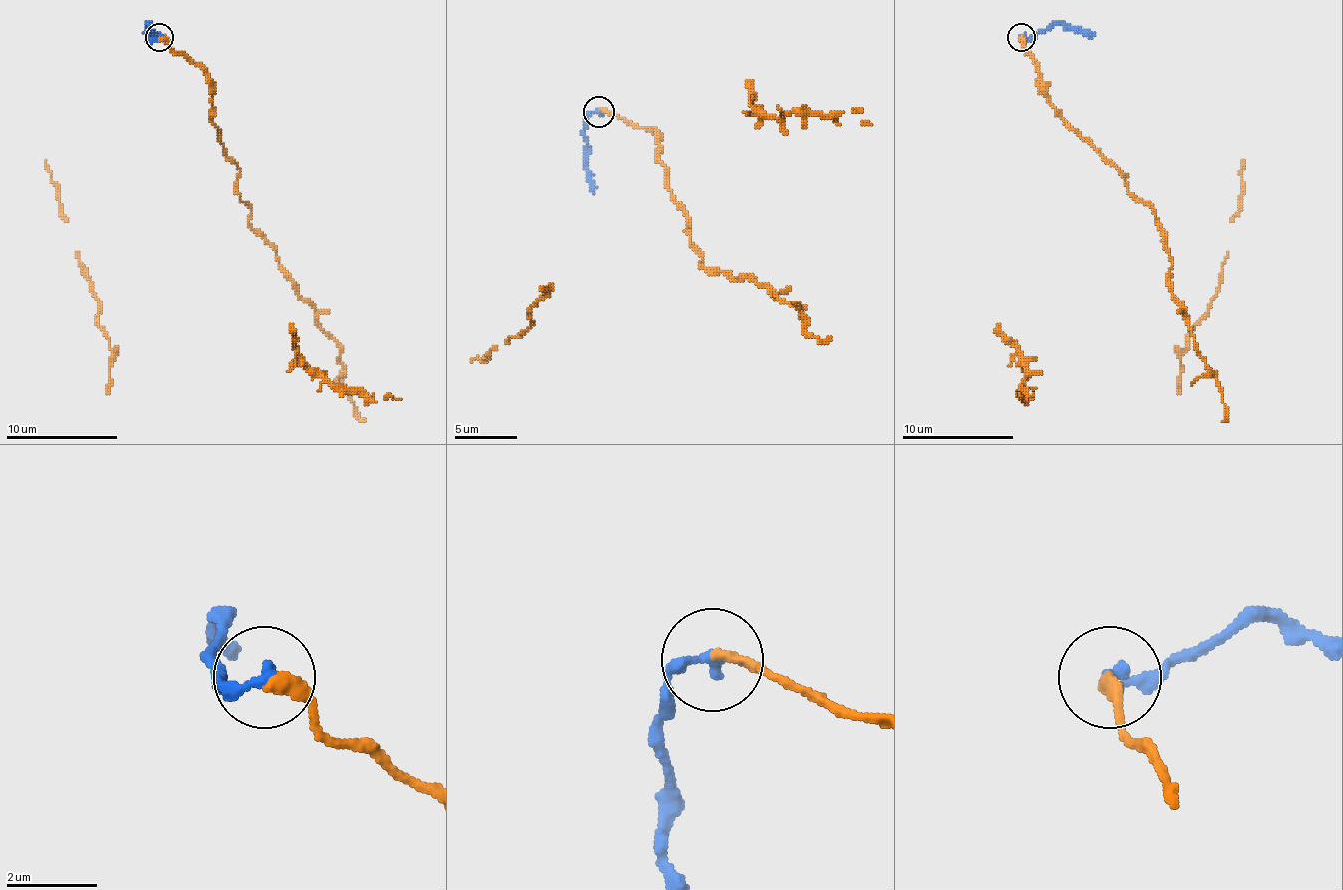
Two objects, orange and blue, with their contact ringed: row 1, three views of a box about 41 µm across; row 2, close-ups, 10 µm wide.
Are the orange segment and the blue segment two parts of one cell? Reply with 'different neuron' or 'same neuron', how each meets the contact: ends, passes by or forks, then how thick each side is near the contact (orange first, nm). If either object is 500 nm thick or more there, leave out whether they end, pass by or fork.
same neuron; orange ends there; blue ends there; 280 nm thick on the orange side, 320 nm on the other

